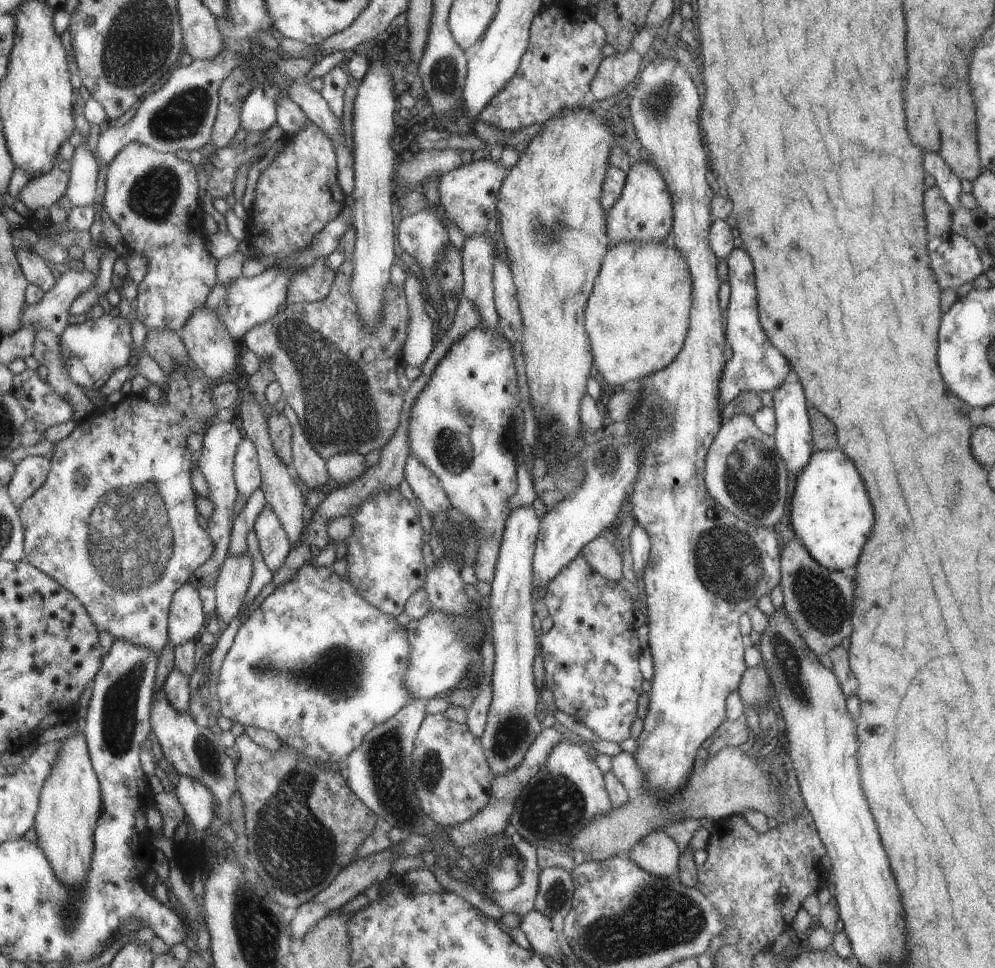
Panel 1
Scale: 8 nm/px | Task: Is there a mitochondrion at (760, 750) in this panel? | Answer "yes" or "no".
no

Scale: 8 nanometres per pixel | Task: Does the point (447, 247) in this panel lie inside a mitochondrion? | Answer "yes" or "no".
no

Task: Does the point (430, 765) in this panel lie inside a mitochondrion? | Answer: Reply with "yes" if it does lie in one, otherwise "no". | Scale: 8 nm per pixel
yes

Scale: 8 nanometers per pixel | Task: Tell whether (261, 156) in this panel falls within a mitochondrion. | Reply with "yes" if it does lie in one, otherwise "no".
no

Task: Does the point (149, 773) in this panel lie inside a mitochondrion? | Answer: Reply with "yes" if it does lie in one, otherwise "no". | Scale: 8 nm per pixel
no

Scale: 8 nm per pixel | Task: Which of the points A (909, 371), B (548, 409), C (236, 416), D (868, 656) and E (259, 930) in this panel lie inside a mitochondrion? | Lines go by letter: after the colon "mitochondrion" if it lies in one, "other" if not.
A: other
B: other
C: other
D: other
E: mitochondrion

